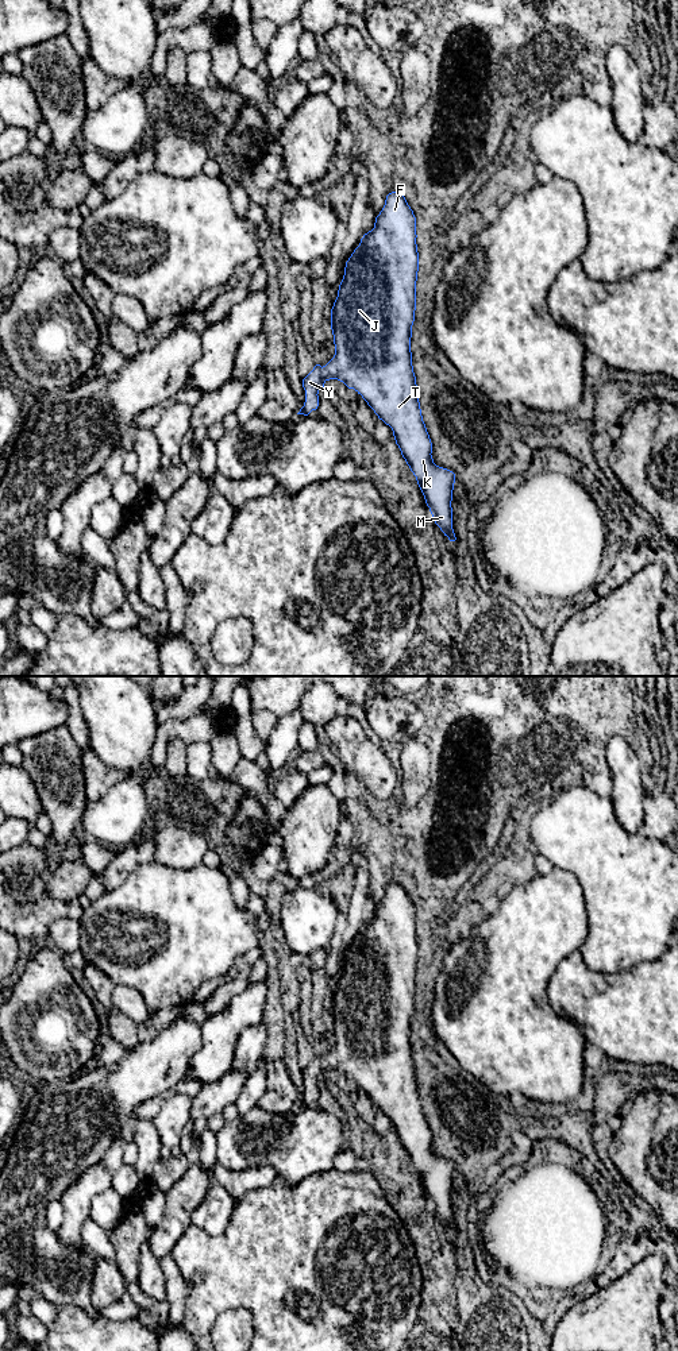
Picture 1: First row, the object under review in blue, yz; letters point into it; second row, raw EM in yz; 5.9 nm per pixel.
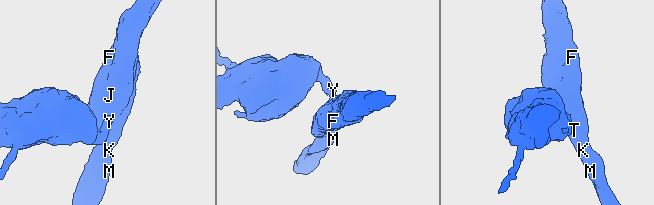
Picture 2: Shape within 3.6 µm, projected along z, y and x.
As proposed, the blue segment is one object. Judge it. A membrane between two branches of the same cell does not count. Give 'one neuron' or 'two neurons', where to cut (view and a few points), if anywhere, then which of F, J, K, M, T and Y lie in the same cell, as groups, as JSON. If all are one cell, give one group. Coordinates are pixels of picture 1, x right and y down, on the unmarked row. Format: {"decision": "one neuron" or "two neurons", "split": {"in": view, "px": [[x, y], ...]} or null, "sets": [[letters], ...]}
{"decision": "one neuron", "split": null, "sets": [["F", "J", "K", "M", "T", "Y"]]}

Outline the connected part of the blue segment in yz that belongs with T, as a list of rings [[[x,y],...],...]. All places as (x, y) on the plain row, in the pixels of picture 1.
[[[401,883],[389,884],[374,919],[363,926],[346,953],[331,1000],[335,1046],[325,1057],[316,1055],[303,1070],[305,1093],[297,1105],[308,1107],[317,1100],[319,1081],[330,1070],[338,1070],[361,1085],[378,1109],[392,1119],[435,1215],[450,1232],[455,1232],[451,1198],[455,1165],[434,1154],[432,1134],[423,1112],[412,1057],[411,1028],[419,962],[416,929],[416,908],[405,888]]]

